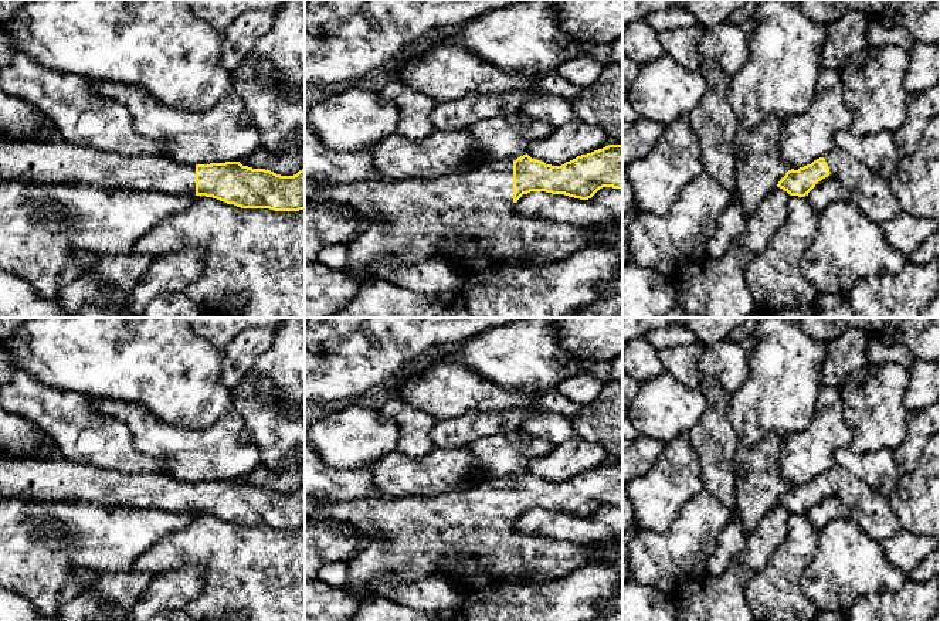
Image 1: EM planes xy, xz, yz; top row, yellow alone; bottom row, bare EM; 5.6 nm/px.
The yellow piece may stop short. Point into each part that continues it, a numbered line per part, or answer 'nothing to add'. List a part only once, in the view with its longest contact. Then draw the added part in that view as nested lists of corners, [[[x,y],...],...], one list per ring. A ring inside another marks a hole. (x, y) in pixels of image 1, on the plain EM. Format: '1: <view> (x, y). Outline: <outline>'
1: xz (423, 533). Outline: [[[485,479],[471,489],[448,491],[441,495],[403,495],[398,498],[367,498],[330,500],[305,498],[305,519],[326,513],[353,523],[369,537],[369,546],[347,564],[343,588],[354,595],[376,595],[370,581],[379,574],[394,573],[405,581],[423,577],[451,580],[458,590],[471,594],[466,580],[483,574],[492,580],[522,578],[542,583],[559,580],[588,560],[587,549],[536,536],[525,536],[513,527],[513,479]],[[455,554],[476,559],[471,569],[452,564]]]

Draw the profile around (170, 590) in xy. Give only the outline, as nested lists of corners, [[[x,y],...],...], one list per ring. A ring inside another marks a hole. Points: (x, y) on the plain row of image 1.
[[[204,566],[153,573],[147,588],[130,608],[128,621],[150,621],[163,611],[183,611],[203,593],[204,573]]]

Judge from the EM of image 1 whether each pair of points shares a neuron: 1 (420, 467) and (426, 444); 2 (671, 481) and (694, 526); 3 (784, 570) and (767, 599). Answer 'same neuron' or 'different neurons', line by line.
1: different neurons
2: different neurons
3: same neuron

